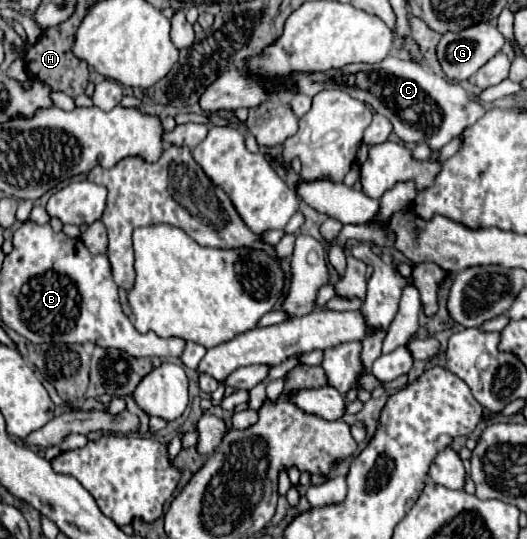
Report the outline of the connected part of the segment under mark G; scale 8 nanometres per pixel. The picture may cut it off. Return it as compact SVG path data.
M477 23L459 33L443 33L443 37L437 45L437 59L449 81L465 81L471 75L475 75L479 71L479 67L483 67L493 55L497 55L501 51L503 43L505 43L505 37L499 33L499 29L495 25Z

